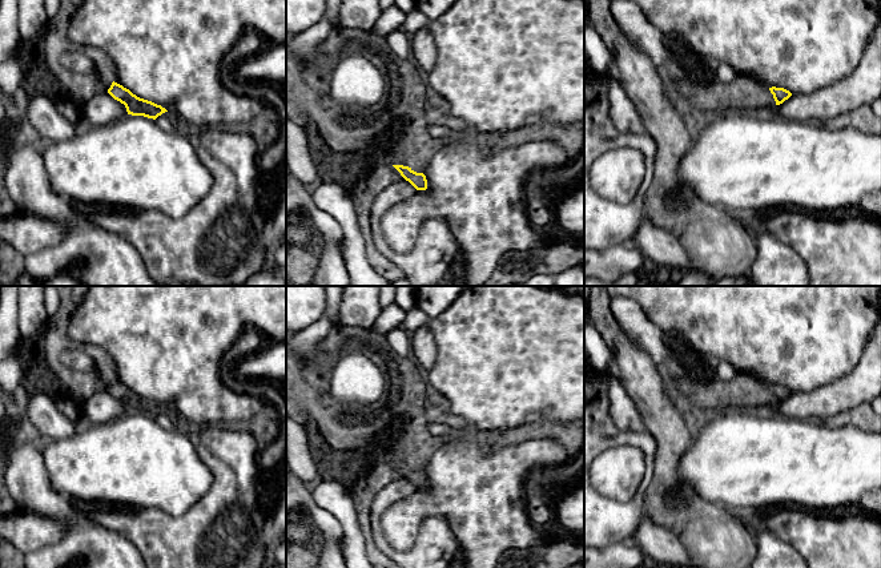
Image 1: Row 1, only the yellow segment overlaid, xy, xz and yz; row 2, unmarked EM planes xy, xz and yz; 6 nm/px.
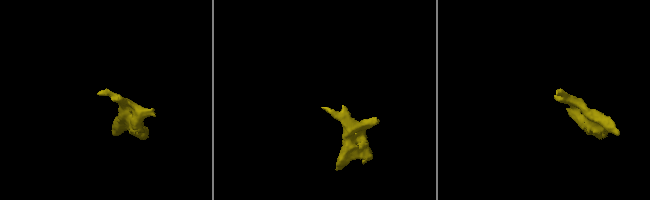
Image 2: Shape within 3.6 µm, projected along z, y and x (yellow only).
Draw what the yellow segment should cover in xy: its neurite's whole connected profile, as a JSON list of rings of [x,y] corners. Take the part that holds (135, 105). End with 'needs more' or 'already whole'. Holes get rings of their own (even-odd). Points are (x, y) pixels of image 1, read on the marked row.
[[[112,82],[108,93],[117,101],[125,105],[128,114],[144,116],[156,120],[162,113],[168,112],[161,105],[144,100],[133,94],[129,89],[117,82]]]; already whole

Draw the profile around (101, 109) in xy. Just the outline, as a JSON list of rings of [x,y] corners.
[[[98,77],[97,80],[100,89],[83,106],[83,118],[89,121],[92,126],[106,125],[128,114],[125,105],[108,93],[113,78]]]

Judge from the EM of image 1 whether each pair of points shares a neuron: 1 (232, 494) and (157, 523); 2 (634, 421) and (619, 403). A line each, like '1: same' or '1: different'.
1: same
2: same

